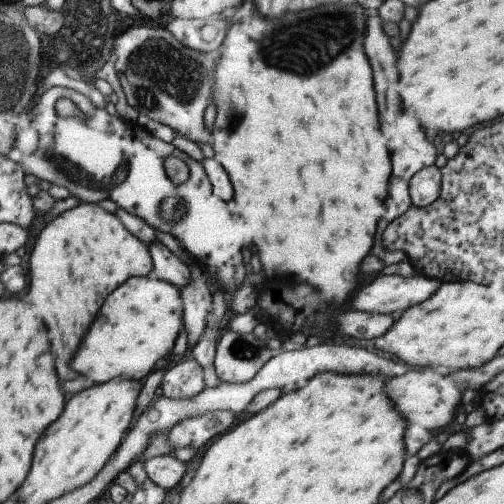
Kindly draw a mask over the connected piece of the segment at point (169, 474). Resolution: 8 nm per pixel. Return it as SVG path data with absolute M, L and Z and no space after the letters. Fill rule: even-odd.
M162 454L146 460L144 470L154 484L164 490L172 490L172 488L178 488L178 484L186 473L186 466L178 458L170 454Z

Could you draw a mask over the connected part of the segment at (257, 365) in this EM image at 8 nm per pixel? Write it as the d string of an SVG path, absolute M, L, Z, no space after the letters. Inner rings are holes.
M231 328L218 339L214 366L224 383L246 384L280 350L268 348L268 338L256 338L254 332L239 334Z

